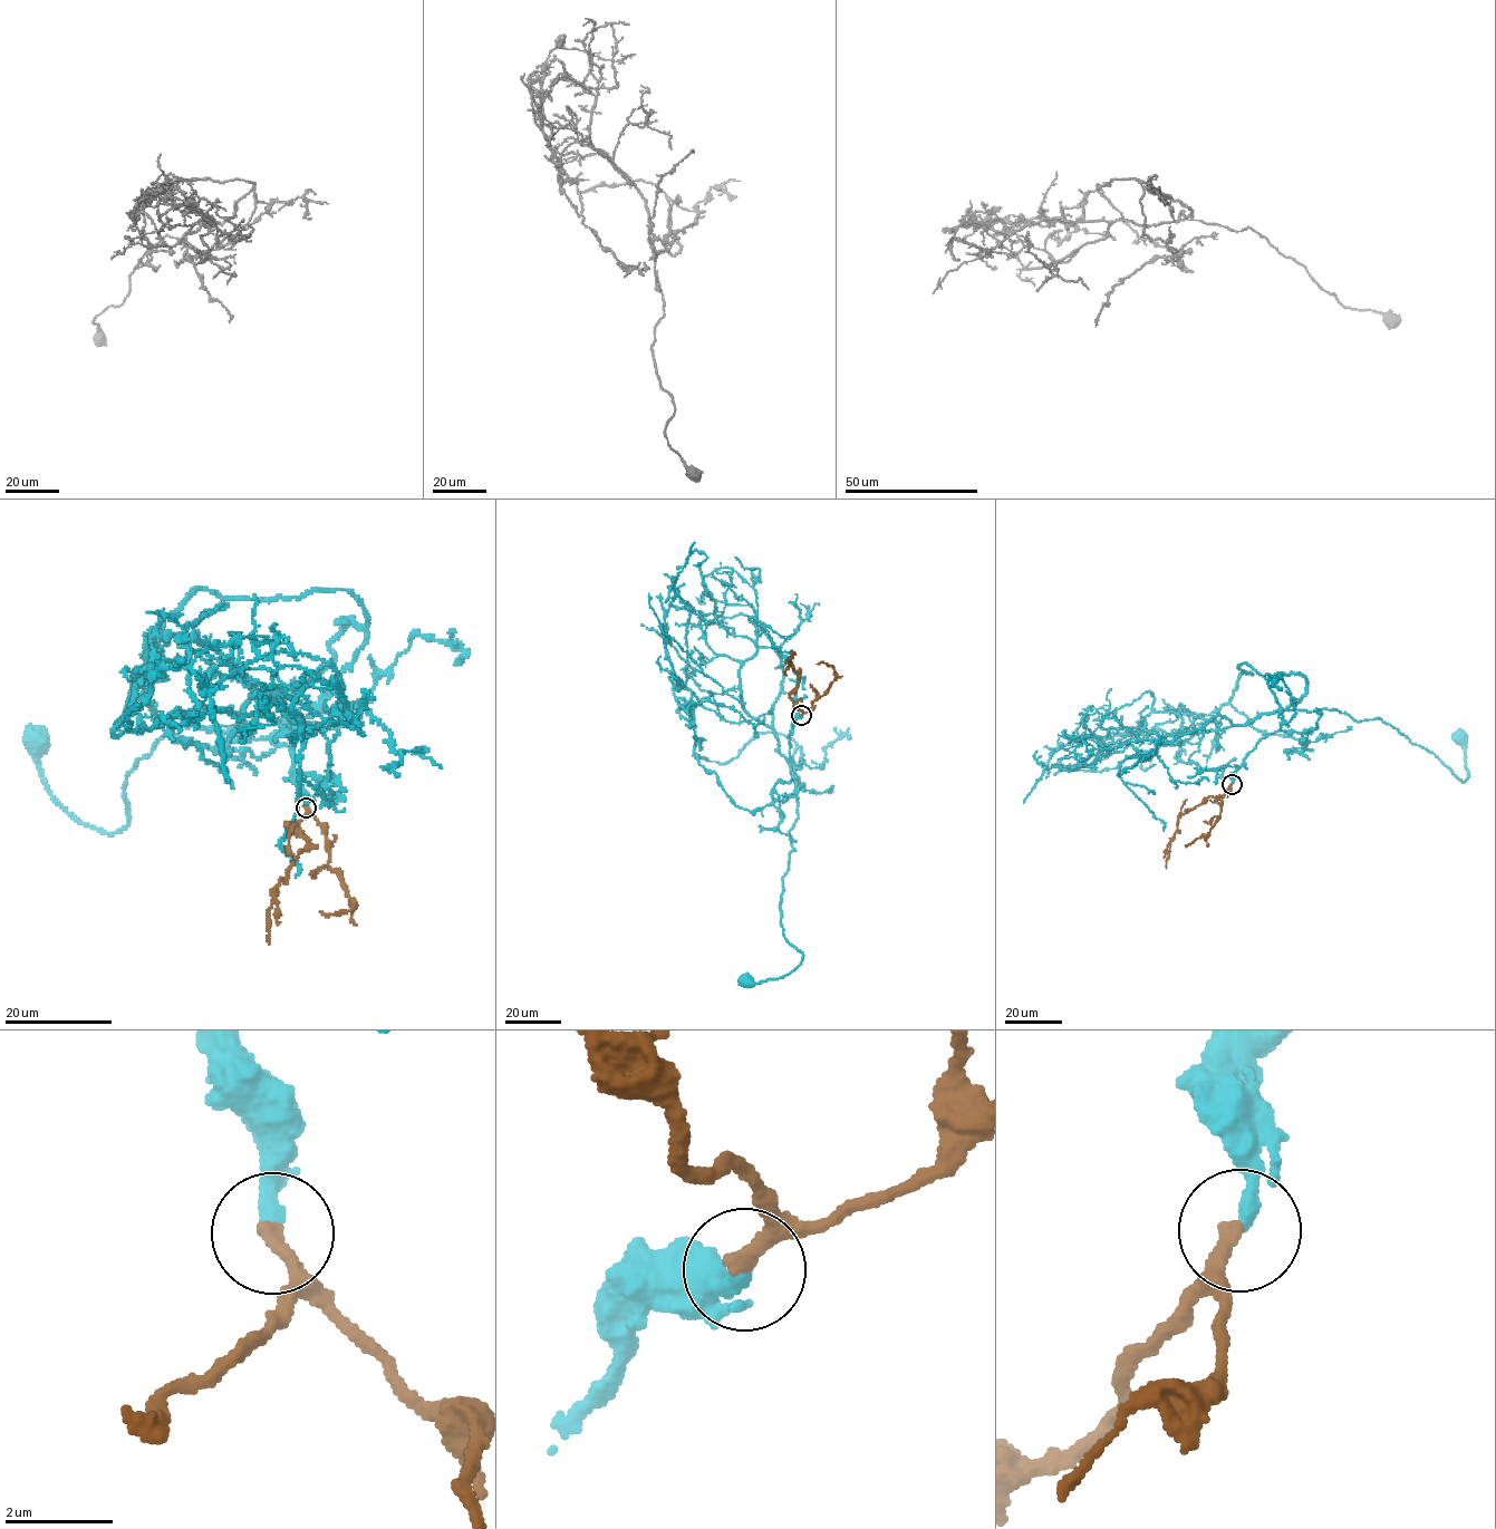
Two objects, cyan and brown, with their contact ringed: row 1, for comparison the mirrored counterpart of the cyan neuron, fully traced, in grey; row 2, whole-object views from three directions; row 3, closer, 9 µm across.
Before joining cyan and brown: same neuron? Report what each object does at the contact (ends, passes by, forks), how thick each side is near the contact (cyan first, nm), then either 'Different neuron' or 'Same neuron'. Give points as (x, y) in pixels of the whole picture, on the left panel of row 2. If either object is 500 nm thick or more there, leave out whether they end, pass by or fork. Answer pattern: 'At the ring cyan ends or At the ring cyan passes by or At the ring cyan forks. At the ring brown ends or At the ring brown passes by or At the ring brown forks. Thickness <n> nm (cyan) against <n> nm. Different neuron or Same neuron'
At the ring cyan ends. At the ring brown ends. Thickness 320 nm (cyan) against 300 nm. Same neuron

